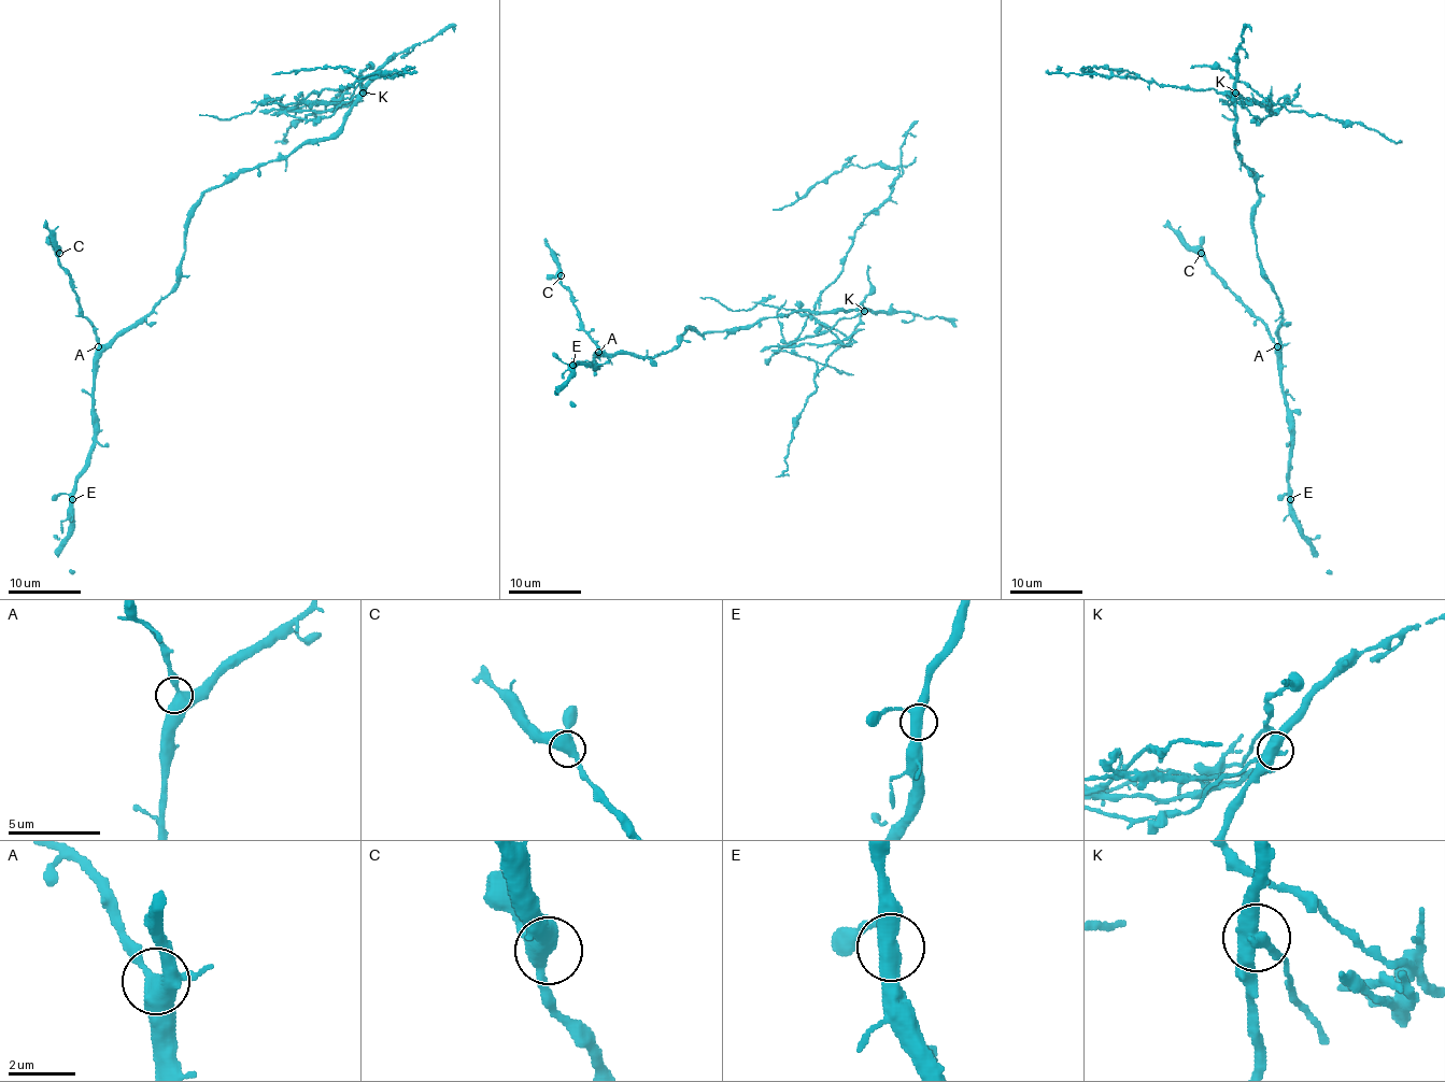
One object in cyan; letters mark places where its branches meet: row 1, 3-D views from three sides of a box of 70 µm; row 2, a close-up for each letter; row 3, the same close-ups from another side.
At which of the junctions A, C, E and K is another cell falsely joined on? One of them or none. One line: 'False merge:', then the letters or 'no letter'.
False merge: K

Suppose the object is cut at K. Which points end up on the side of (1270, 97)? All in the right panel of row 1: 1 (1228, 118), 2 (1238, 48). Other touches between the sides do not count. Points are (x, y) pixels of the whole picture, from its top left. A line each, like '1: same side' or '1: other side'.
1: same side
2: other side

